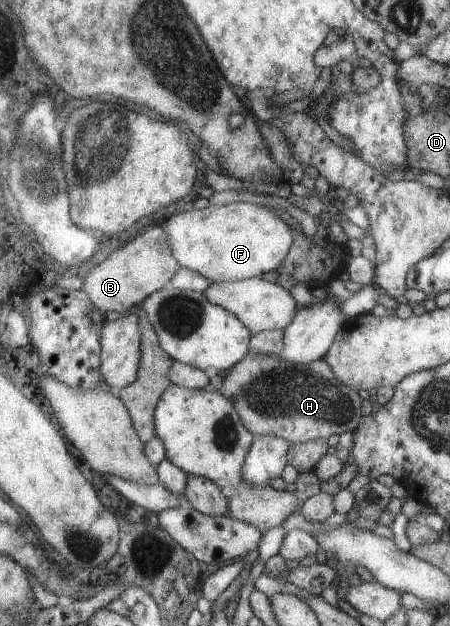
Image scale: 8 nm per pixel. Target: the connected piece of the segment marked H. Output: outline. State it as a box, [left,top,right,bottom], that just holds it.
[220,354,364,444]

